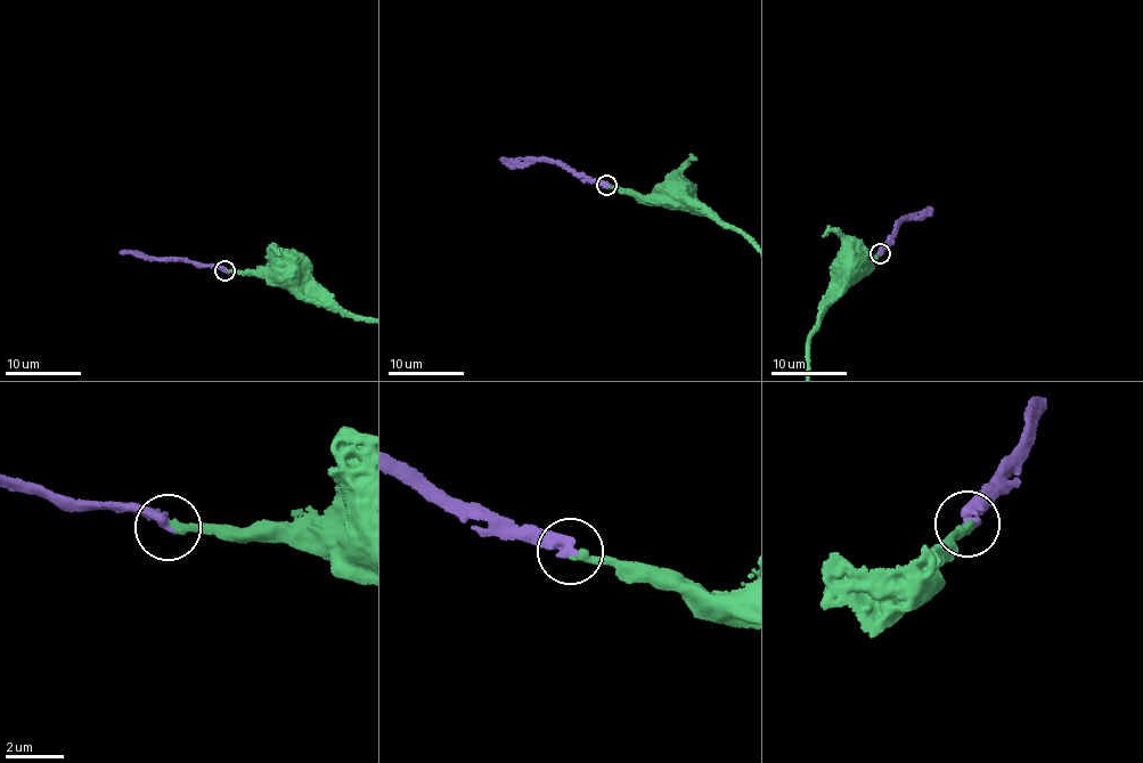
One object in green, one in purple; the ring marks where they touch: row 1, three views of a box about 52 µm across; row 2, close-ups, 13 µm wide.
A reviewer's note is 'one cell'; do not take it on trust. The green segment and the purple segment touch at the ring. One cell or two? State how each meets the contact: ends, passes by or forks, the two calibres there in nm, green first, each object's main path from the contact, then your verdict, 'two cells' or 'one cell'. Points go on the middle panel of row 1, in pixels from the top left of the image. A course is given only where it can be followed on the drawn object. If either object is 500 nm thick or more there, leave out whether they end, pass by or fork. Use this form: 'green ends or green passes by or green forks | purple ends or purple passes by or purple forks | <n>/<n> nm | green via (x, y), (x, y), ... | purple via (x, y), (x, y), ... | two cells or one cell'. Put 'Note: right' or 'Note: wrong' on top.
Note: wrong
green ends | purple ends | 300/360 nm | green via (606, 185), (672, 204), (675, 200) | purple via (606, 185), (547, 161), (499, 159) | two cells

